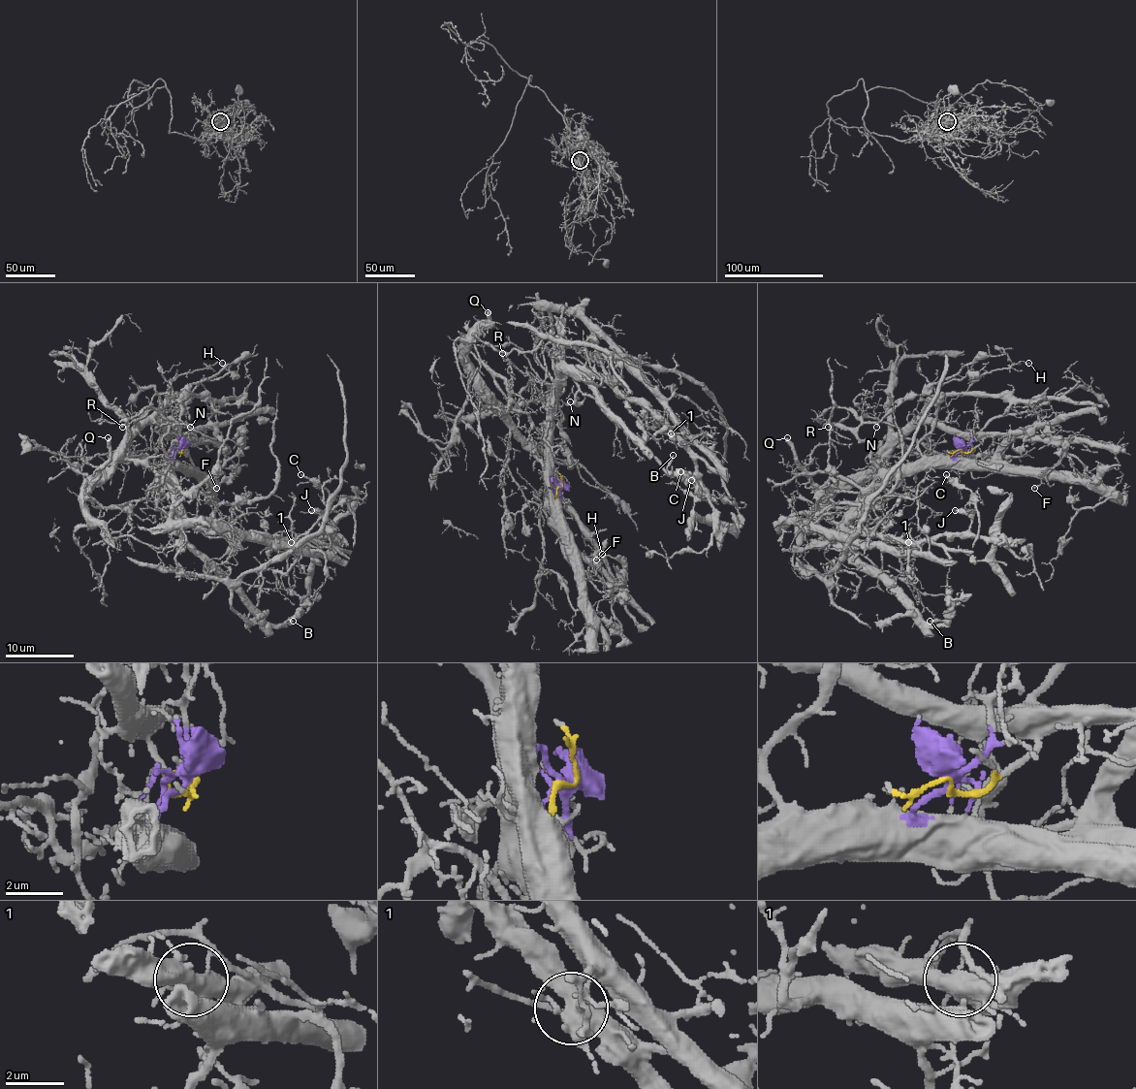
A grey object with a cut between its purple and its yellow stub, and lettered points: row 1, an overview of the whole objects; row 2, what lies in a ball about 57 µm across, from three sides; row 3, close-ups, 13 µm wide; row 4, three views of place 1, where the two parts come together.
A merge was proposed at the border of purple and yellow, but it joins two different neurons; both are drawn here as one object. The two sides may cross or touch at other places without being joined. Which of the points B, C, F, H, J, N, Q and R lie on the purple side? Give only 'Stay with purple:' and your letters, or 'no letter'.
Stay with purple: B, C, F, J, N, R

